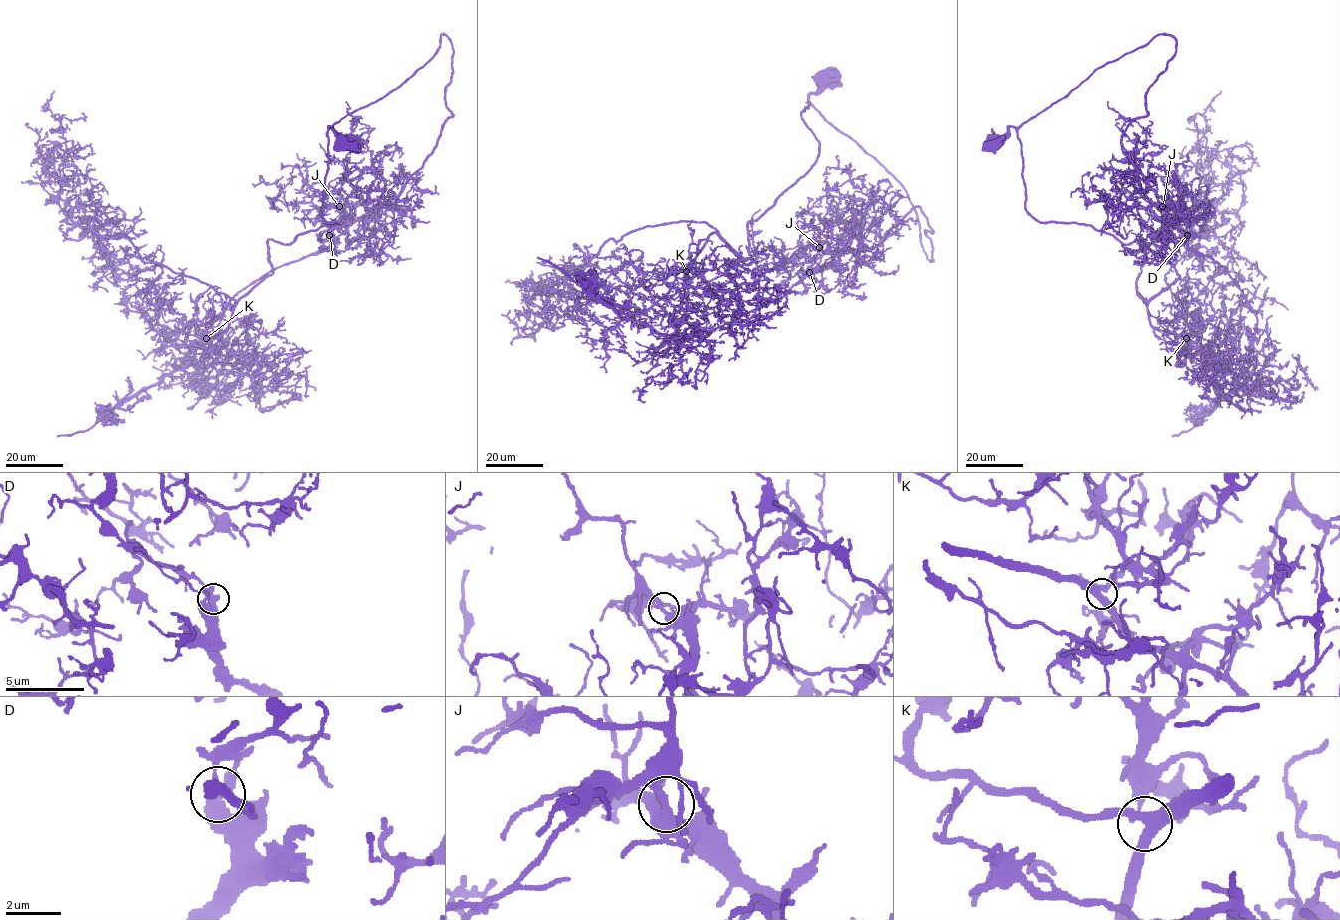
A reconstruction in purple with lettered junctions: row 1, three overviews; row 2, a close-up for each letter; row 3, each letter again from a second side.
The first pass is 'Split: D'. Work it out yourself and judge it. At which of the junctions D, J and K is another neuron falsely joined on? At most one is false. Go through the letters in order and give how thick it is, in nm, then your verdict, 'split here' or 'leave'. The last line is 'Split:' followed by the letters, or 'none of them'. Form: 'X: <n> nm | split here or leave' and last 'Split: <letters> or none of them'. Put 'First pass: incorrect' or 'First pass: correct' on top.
First pass: correct
D: 400 nm | split here
J: 320 nm | leave
K: 360 nm | leave
Split: D

